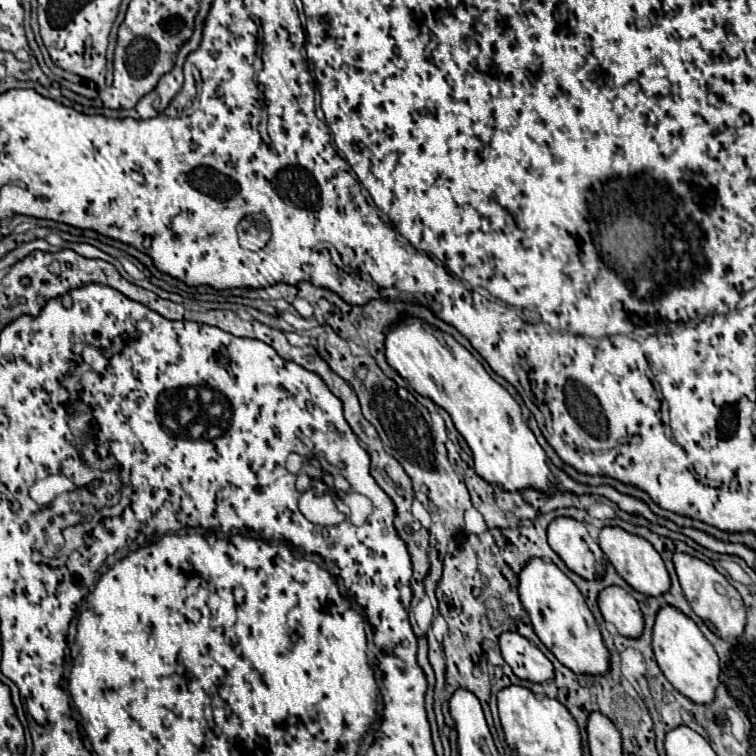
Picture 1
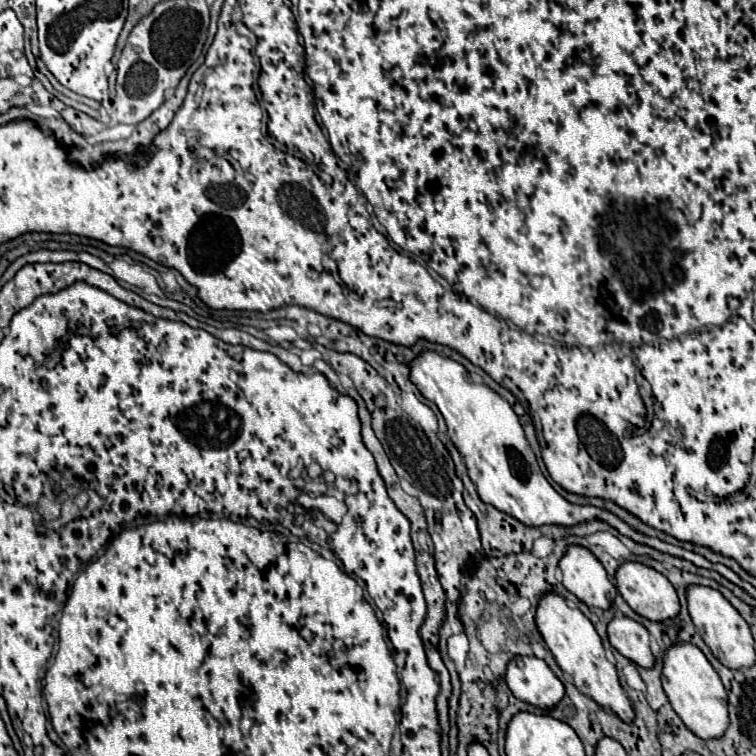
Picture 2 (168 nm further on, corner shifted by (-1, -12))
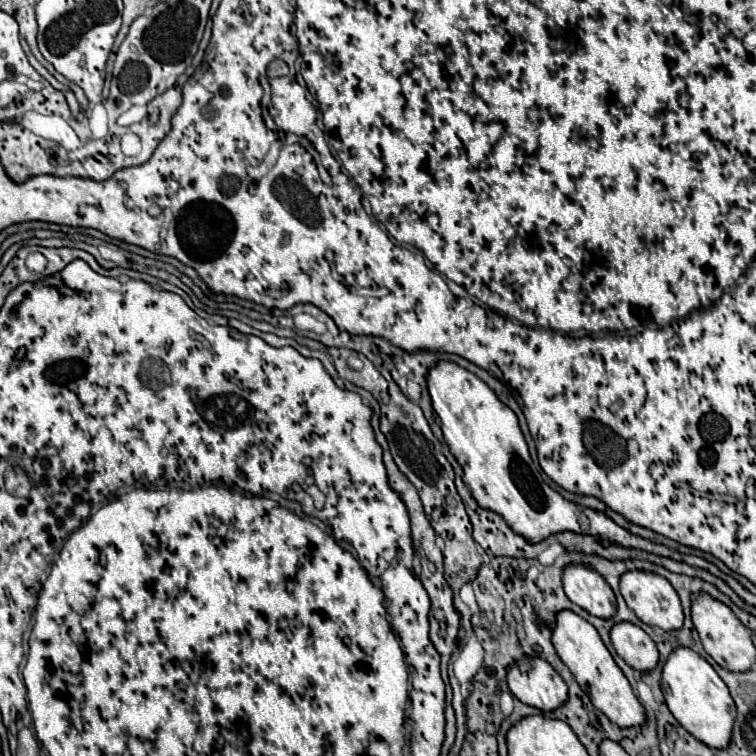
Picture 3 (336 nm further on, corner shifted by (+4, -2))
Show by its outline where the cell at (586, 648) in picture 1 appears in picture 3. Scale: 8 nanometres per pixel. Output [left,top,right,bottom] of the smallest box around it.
[551,610,645,728]

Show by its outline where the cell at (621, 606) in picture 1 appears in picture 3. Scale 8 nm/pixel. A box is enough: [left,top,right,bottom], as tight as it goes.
[611,622,659,674]

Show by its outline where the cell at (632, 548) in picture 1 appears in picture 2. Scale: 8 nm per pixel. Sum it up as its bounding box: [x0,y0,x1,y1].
[616,562,680,622]

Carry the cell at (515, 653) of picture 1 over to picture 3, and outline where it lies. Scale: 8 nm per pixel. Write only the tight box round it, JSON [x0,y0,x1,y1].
[507,658,567,712]

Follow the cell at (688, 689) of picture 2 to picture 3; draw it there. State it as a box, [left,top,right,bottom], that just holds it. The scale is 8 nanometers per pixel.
[661,646,735,748]

